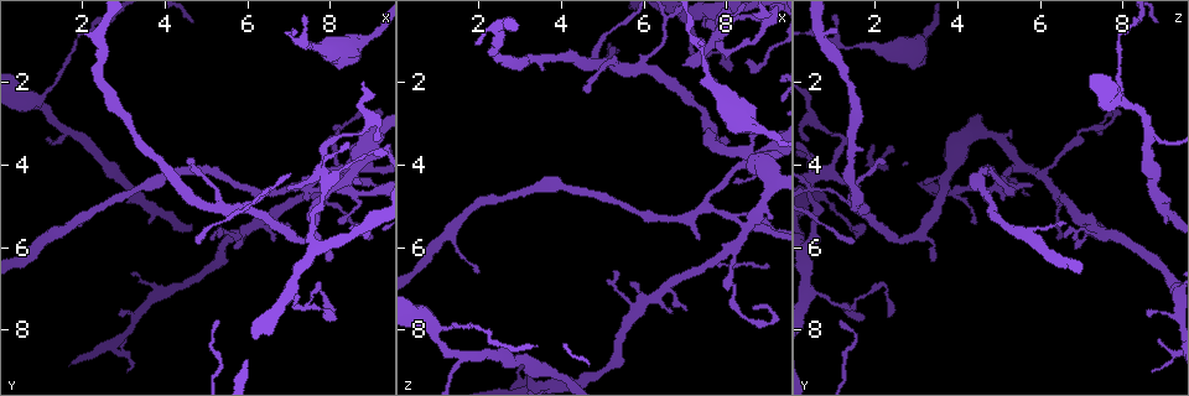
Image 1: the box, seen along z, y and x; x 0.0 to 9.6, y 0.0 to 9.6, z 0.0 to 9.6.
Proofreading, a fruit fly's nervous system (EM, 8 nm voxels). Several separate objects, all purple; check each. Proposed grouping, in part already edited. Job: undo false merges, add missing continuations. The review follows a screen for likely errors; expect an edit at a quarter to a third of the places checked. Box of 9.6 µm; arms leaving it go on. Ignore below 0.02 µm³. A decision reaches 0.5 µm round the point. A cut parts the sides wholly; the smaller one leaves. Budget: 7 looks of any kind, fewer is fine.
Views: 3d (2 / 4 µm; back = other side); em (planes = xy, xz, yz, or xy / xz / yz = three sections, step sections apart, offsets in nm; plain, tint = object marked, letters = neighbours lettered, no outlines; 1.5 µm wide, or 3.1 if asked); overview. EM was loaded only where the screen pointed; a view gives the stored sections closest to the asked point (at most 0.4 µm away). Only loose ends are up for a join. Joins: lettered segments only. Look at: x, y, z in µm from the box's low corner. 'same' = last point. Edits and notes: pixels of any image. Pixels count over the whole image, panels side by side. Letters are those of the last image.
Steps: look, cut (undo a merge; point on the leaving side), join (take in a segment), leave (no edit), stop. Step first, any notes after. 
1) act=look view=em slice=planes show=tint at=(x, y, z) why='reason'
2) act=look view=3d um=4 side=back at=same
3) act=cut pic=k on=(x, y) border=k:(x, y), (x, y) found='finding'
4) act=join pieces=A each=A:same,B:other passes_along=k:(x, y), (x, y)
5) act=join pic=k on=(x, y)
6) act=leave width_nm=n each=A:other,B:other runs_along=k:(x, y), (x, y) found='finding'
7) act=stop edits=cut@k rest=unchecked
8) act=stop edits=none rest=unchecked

act=look view=em slice=yz step=4 show=tint at=(7.45, 1.05, 1.20) why='a narrow waist'

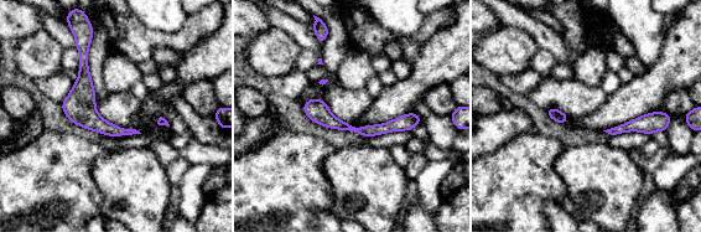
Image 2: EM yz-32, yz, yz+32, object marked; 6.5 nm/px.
act=look view=em slice=yz step=4 show=letters at=same

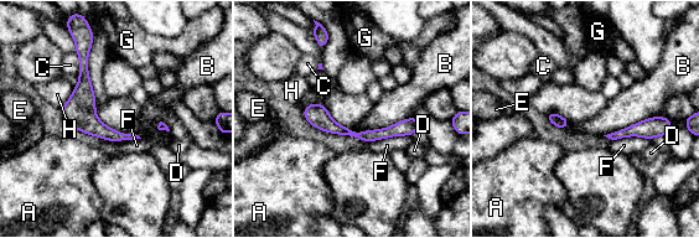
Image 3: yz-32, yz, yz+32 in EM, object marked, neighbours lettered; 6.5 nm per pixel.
act=leave longest_contact=B:440nm each=A:other,B:other,C:other,D:other,E:other,F:other,G:other,H:other runs_along=3:(306, 112), (355, 135), (417, 124) found='continuous, no second neuron'

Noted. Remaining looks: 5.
act=look view=3d um=2 at=(6.90, 4.65, 1.55) why='thin end'

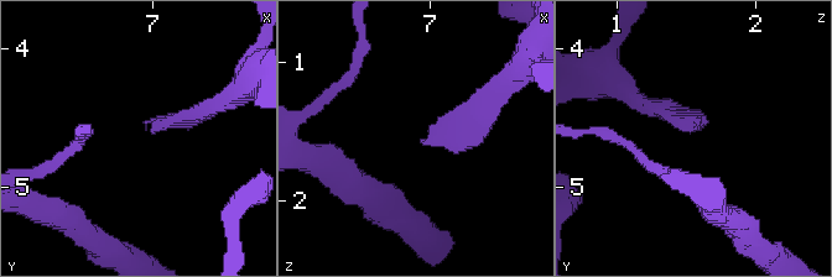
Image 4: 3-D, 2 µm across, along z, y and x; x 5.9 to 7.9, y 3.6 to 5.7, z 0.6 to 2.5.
act=look view=em slice=xz step=8 show=letters at=(6.94, 4.58, 1.58) why='now the EM'

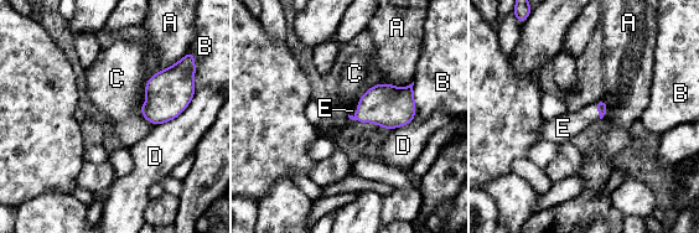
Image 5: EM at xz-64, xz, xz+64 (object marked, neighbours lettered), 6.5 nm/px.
act=look view=em slice=planes show=letters at=same why='cut it another way'

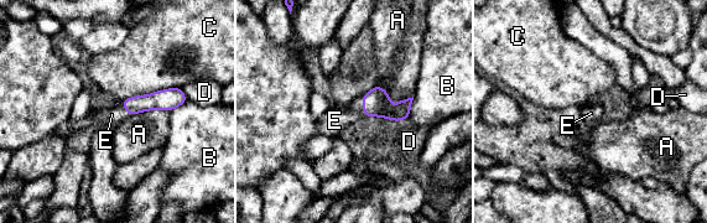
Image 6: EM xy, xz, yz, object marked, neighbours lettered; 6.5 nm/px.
act=join pieces=E width_nm=110 longest_contact=C:420nm each=A:other,B:other,C:other,D:other,E:same found='the neuron continues'

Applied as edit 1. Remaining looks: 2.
act=stop edits=join@6 rest=unchecked

